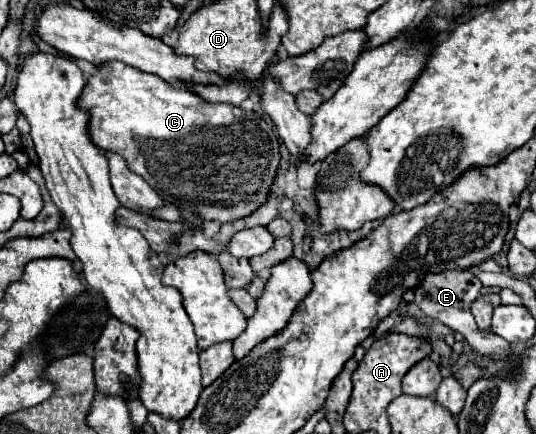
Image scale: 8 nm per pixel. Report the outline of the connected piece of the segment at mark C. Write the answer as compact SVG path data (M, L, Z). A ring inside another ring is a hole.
M106 62L106 64L98 66L98 72L88 78L88 84L86 84L84 92L82 92L82 98L78 100L78 106L82 106L84 110L90 112L90 136L94 138L98 148L102 148L104 152L116 152L116 154L120 154L126 160L126 164L128 164L128 168L132 172L140 174L168 204L180 208L184 214L198 216L200 220L216 220L216 222L222 224L222 222L234 222L234 220L246 218L258 206L268 202L270 184L274 182L276 172L278 172L278 164L280 164L280 142L276 138L274 128L260 114L256 114L256 112L244 112L244 110L240 110L238 106L232 106L232 104L212 104L212 102L206 102L204 98L200 98L198 94L194 94L188 88L168 84L162 78L152 76L152 74L142 74L142 70L134 70L130 66L124 66L122 62Z

